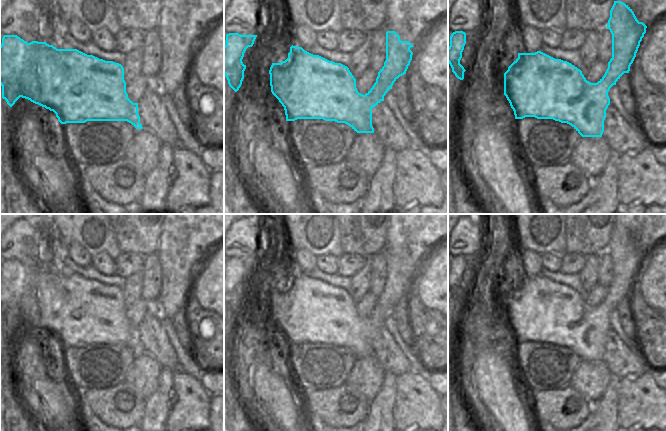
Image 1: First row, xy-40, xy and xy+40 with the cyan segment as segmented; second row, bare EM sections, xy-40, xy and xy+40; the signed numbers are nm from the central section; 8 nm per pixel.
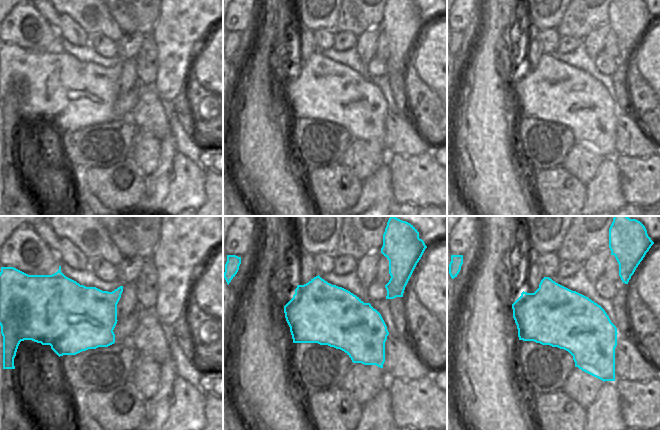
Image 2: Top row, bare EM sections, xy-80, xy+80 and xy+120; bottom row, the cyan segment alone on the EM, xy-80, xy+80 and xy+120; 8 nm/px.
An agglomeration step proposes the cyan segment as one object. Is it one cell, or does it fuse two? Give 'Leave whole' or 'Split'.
Leave whole

